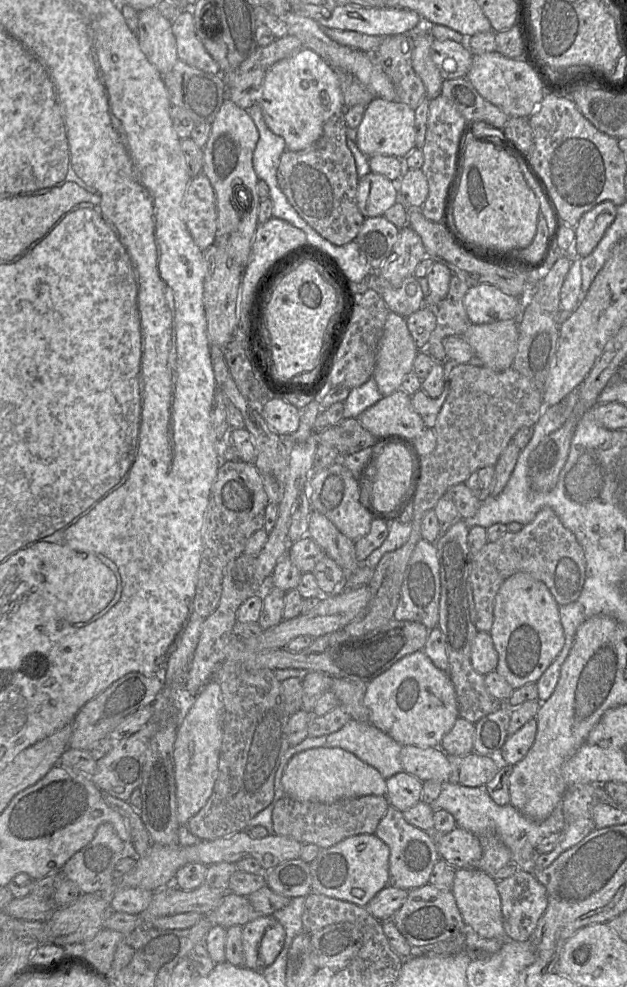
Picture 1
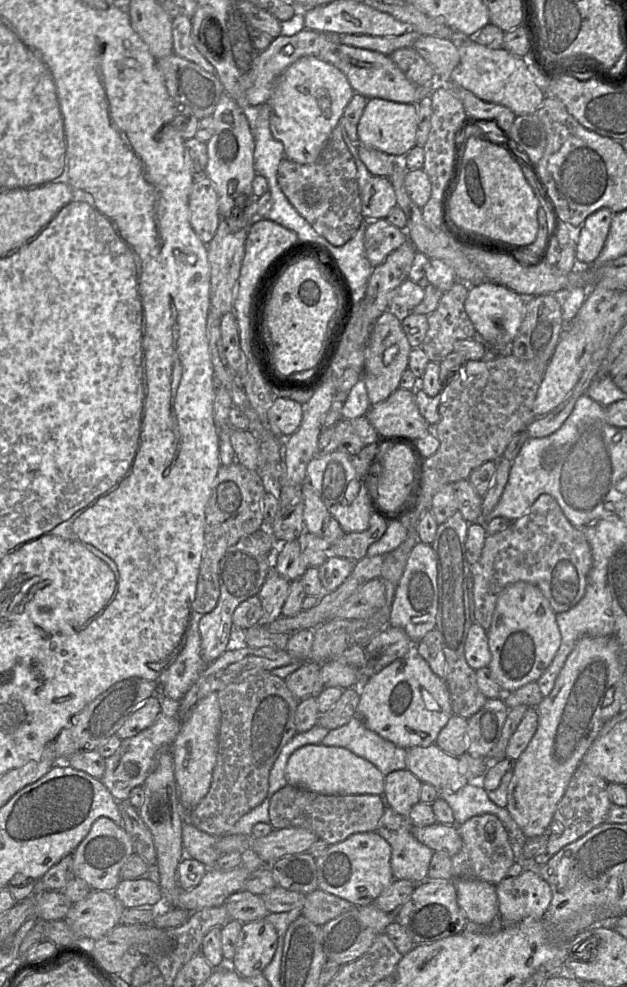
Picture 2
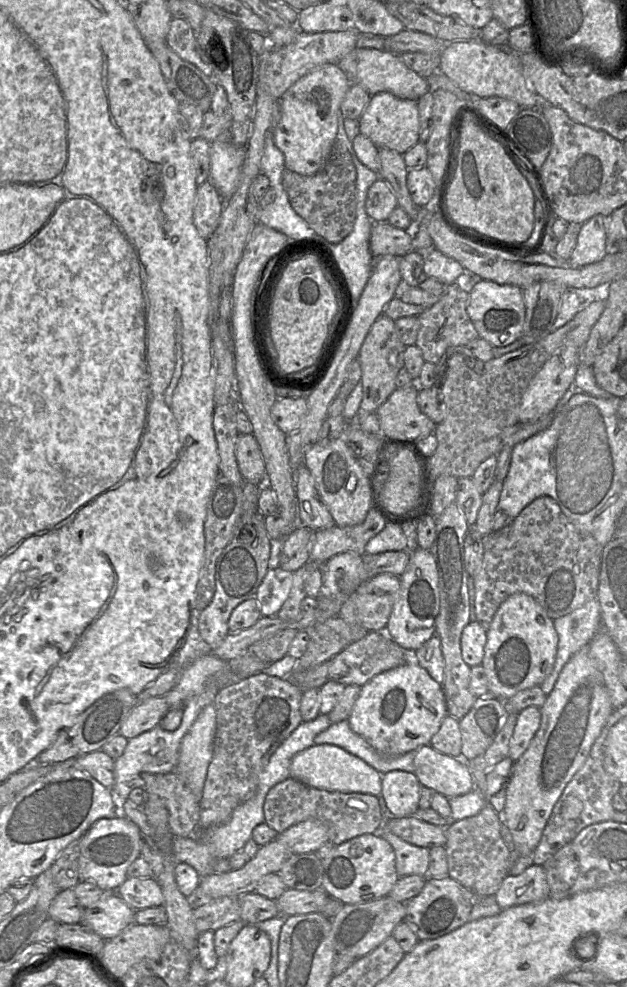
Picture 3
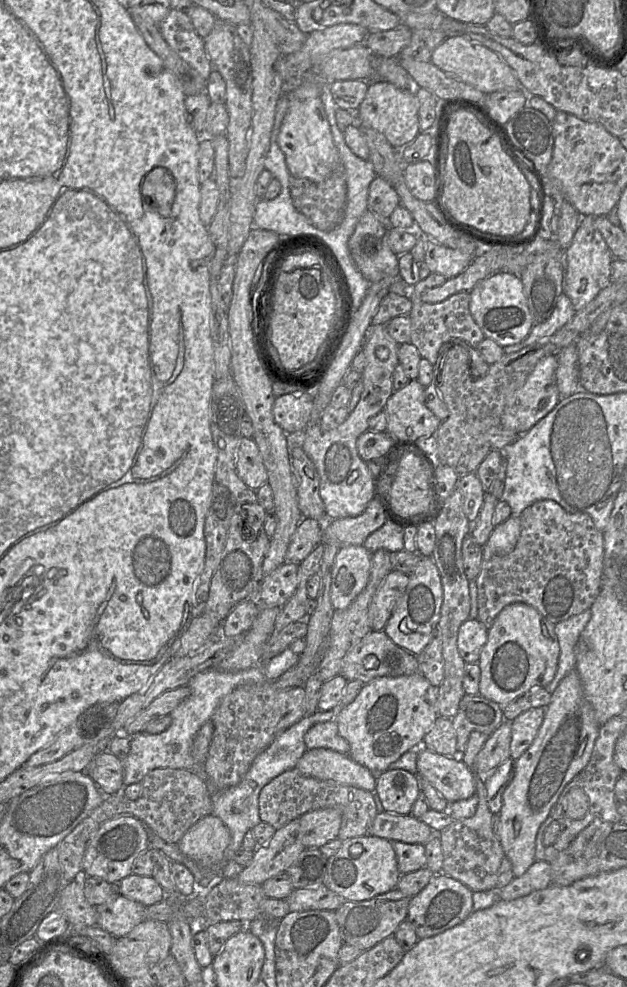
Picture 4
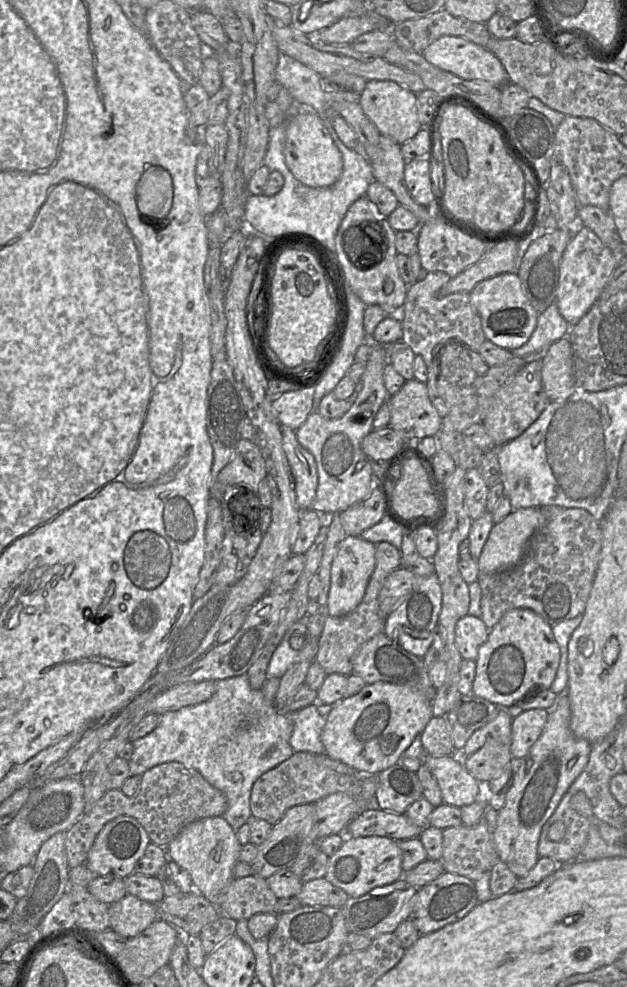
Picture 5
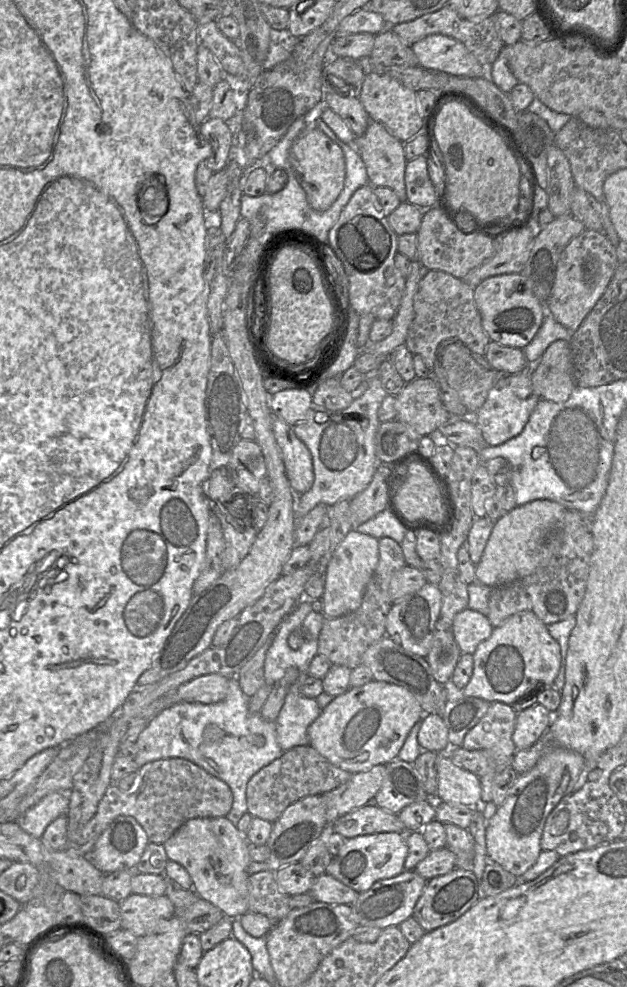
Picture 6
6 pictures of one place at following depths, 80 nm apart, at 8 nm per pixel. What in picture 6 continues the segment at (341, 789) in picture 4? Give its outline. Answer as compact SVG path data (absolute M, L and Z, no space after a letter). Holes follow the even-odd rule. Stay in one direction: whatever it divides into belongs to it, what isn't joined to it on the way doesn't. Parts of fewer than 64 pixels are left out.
M297 746L285 751L281 757L271 762L254 774L246 790L247 808L252 817L274 823L292 803L307 796L323 795L346 783L353 774L333 765L320 755L313 747Z

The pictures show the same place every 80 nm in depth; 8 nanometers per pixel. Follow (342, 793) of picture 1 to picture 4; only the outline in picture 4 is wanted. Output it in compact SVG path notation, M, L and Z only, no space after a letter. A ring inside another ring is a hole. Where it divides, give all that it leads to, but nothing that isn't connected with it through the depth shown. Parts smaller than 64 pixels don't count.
M325 748L306 750L297 761L296 768L318 780L331 780L375 792L377 774L337 751Z

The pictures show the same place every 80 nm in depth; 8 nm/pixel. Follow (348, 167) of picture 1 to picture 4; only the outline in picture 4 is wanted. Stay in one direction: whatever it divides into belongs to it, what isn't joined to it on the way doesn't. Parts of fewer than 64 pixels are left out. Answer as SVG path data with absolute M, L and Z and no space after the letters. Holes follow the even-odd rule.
M341 166L324 181L312 182L290 175L290 195L295 208L319 230L337 228L346 211L346 173Z

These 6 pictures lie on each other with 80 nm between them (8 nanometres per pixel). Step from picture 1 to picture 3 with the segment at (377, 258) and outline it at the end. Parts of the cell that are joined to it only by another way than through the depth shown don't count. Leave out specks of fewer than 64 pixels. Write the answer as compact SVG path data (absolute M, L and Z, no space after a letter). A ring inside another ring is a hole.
M373 222L369 246L374 258L404 256L413 250L413 233L412 230L399 229L388 222Z

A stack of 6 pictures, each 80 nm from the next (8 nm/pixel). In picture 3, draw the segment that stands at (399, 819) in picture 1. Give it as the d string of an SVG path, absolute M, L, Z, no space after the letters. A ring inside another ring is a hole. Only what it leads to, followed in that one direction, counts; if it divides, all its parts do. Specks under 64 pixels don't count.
M381 827L379 834L392 846L396 856L396 871L399 877L409 875L427 876L430 848L412 845Z

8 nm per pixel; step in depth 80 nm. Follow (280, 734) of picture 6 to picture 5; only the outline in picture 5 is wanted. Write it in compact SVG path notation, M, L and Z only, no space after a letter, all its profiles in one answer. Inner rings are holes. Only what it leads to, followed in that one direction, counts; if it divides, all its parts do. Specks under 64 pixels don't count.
M311 704L291 714L293 732L290 745L295 752L309 752L324 754L325 748L321 741L321 733L326 723L326 718L319 712L315 704Z

